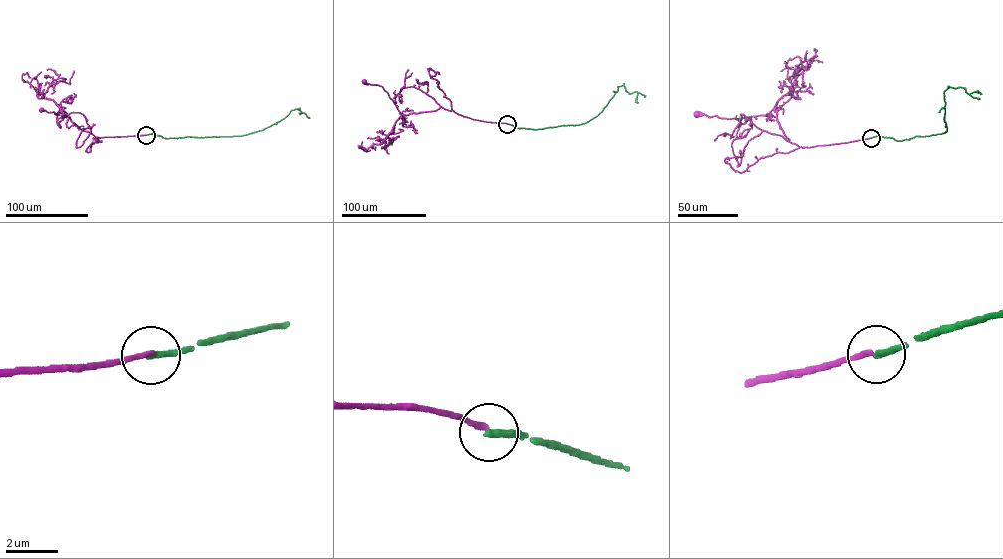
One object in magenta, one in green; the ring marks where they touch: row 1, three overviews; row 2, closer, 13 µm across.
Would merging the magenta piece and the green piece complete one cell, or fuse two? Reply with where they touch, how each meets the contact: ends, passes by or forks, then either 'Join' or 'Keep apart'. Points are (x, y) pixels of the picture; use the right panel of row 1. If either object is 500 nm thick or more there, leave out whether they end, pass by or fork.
Place: (871, 138). At the ring magenta ends. At the ring green ends. Keep apart

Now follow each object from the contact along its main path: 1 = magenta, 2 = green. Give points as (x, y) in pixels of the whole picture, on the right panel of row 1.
1: (871, 138), (802, 147), (788, 141), (774, 109), (764, 115), (741, 118), (697, 113)
2: (871, 138), (880, 135), (902, 141), (944, 133), (947, 128), (945, 90), (962, 87), (968, 93), (981, 94)

